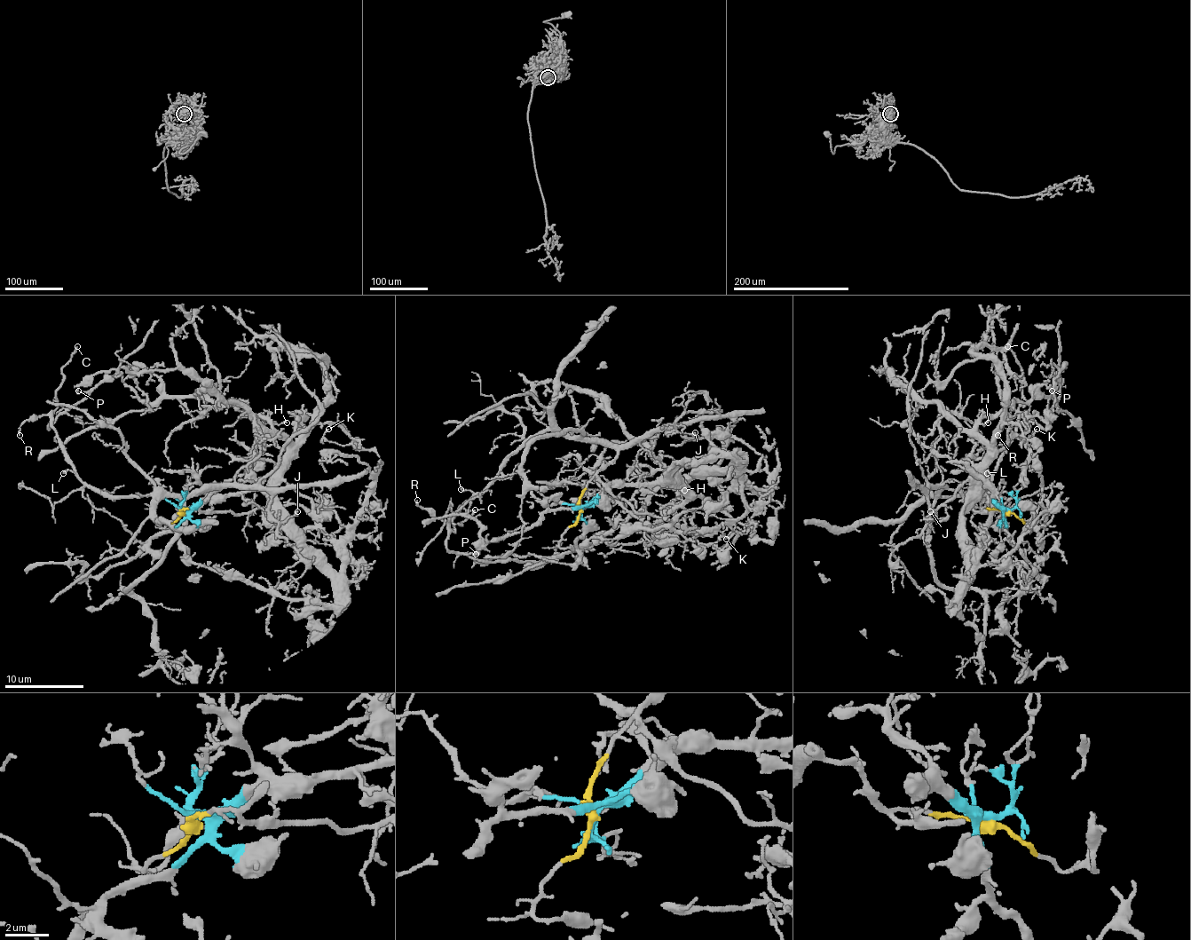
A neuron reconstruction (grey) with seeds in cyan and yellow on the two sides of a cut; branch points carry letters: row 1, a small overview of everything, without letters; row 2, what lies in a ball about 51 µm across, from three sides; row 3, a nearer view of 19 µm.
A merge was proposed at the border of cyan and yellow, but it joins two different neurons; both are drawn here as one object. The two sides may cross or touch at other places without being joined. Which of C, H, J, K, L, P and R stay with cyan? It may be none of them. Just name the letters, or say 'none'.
H, K

